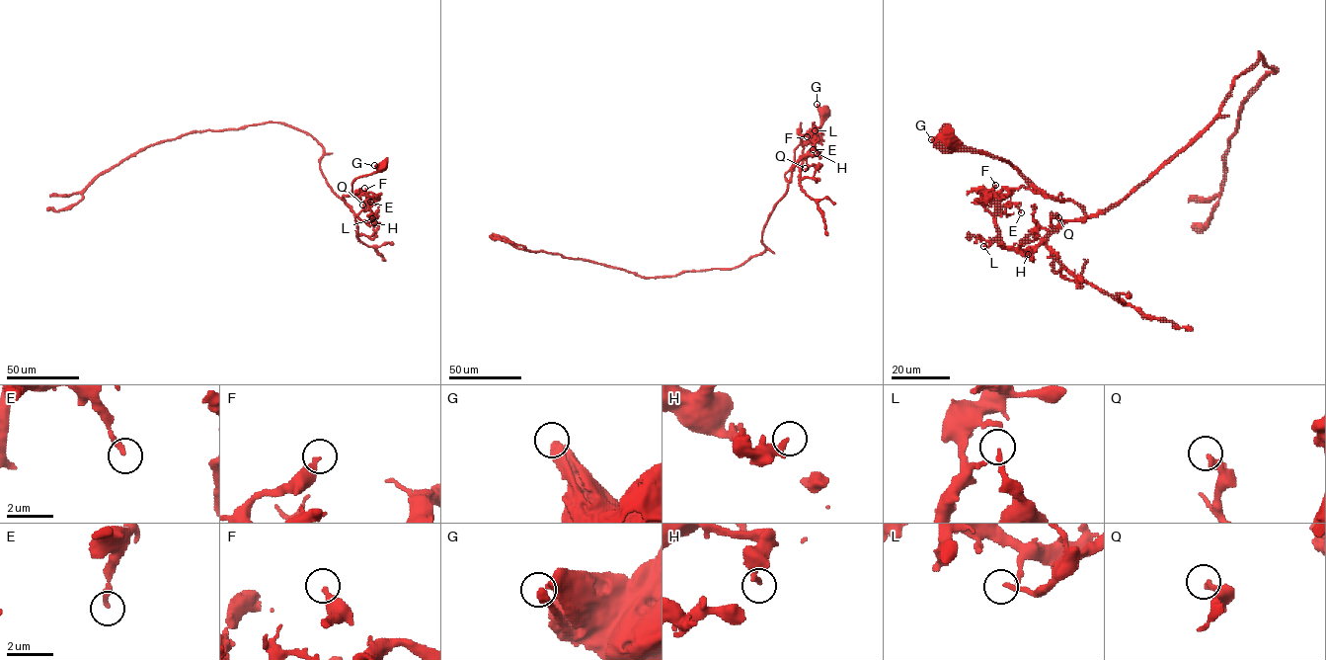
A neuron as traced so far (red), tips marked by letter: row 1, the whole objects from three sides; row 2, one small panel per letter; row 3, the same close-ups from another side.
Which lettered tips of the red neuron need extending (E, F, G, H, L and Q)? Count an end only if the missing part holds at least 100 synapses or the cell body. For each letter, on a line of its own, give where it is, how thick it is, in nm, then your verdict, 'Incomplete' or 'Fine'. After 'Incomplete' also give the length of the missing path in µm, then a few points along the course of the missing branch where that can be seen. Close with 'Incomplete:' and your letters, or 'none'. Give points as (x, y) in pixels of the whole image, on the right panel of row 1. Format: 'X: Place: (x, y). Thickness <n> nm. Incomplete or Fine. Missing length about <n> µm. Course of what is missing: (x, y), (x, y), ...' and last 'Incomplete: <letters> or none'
E: Place: (1021, 212). Thickness 240 nm. Fine
F: Place: (995, 185). Thickness 320 nm. Fine
G: Place: (931, 139). Thickness 400 nm. Fine
H: Place: (1028, 254). Thickness 320 nm. Fine
L: Place: (983, 246). Thickness 130 nm. Fine
Q: Place: (1058, 217). Thickness 300 nm. Fine
Incomplete: none

